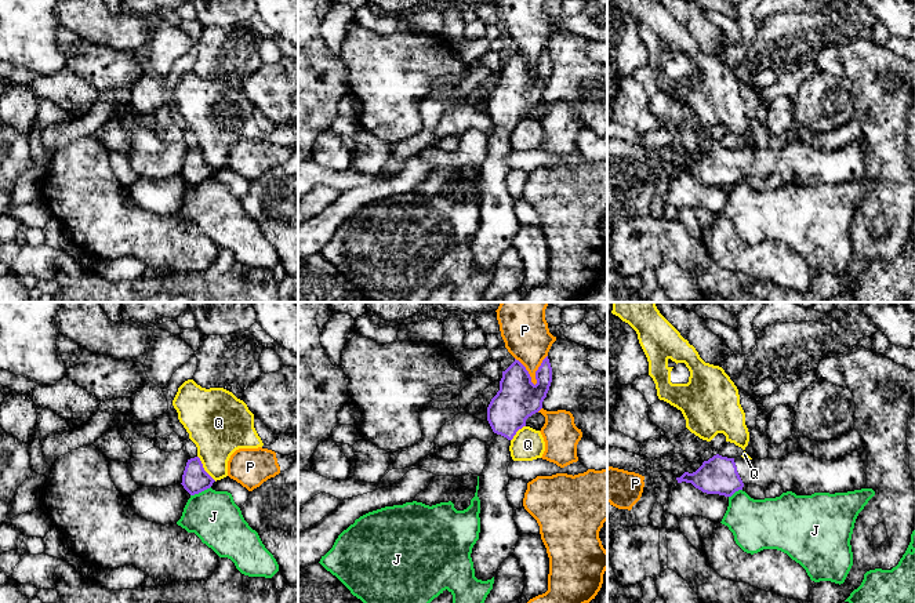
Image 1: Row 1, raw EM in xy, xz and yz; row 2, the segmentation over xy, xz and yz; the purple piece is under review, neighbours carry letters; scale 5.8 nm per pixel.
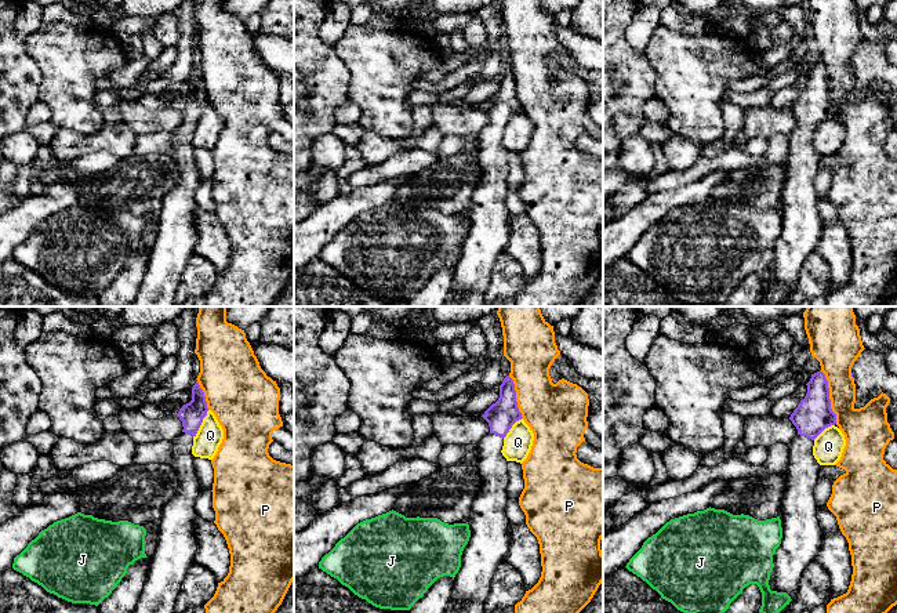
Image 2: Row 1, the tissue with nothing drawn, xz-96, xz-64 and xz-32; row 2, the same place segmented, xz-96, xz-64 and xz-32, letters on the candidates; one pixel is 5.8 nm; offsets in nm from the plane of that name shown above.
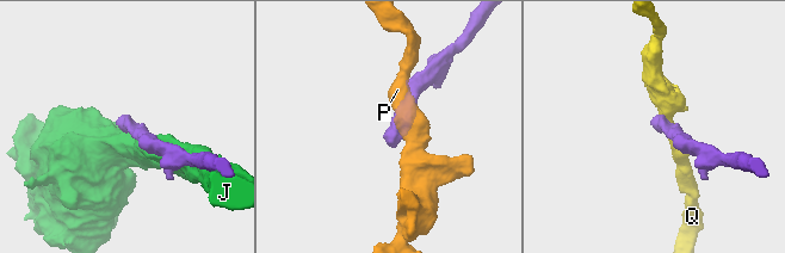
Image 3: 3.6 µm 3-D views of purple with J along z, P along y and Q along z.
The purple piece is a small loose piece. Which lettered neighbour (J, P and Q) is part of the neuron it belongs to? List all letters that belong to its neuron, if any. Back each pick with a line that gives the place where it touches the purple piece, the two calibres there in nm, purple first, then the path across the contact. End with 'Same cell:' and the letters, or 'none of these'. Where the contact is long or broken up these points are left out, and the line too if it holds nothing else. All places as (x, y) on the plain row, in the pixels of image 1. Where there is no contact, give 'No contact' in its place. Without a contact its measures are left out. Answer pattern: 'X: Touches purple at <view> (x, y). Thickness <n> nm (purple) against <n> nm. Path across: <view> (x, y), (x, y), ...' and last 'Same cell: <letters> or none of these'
Same cell: none of these

